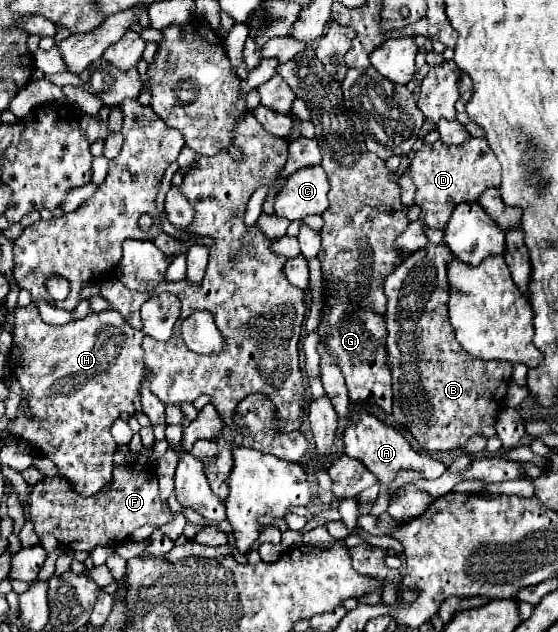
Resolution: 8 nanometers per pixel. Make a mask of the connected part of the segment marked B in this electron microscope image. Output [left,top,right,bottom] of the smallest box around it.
[384,245,512,457]

